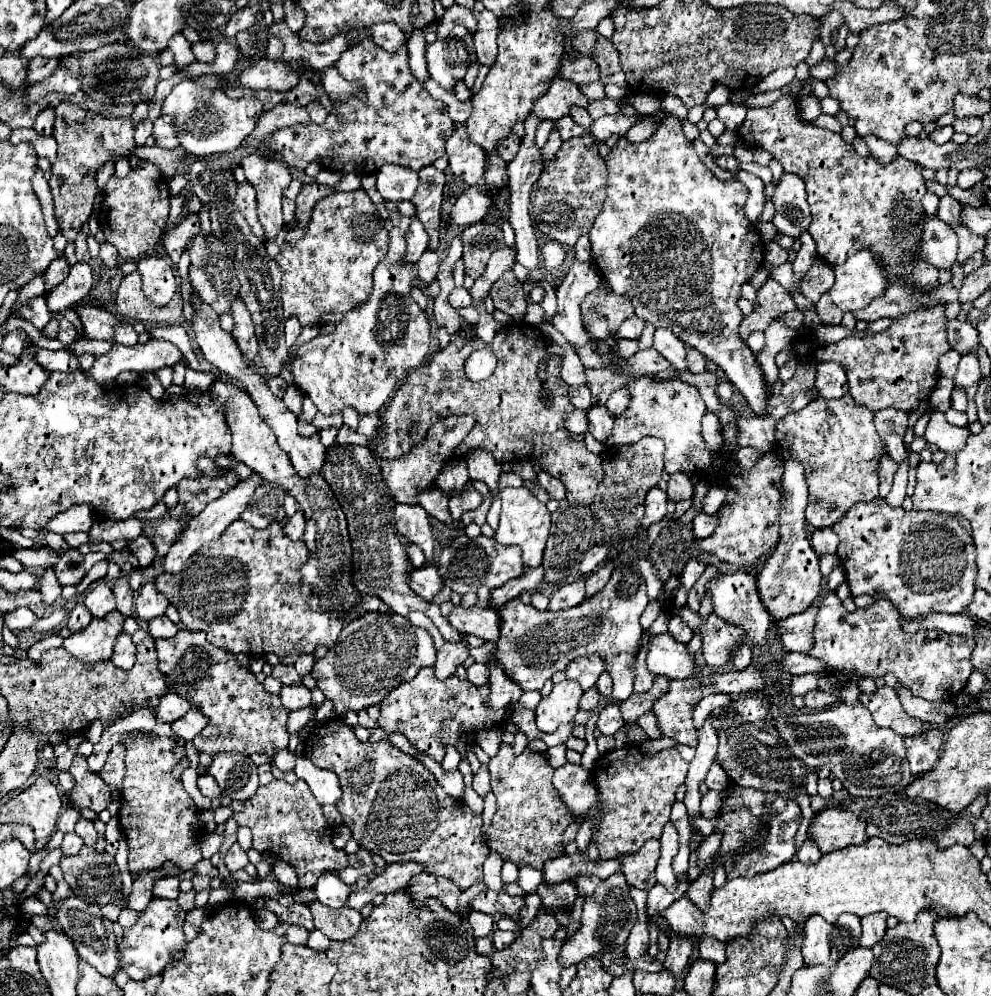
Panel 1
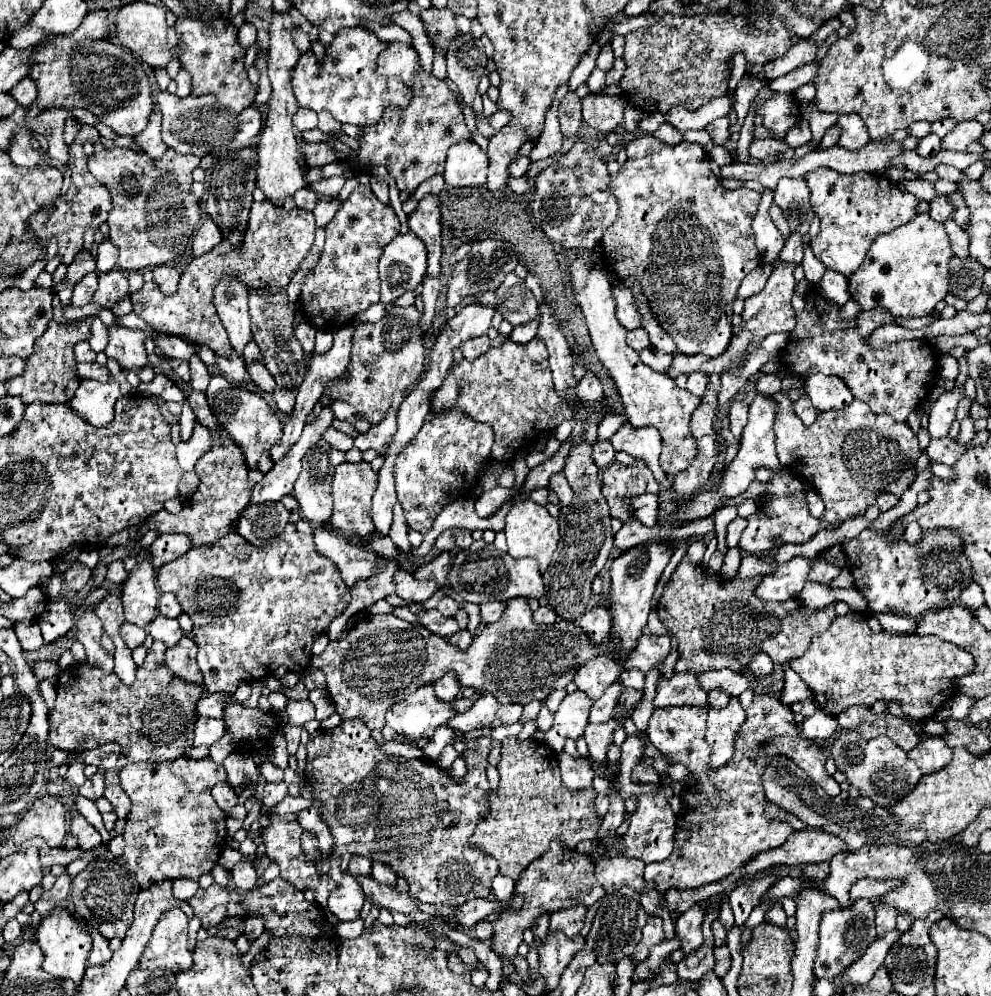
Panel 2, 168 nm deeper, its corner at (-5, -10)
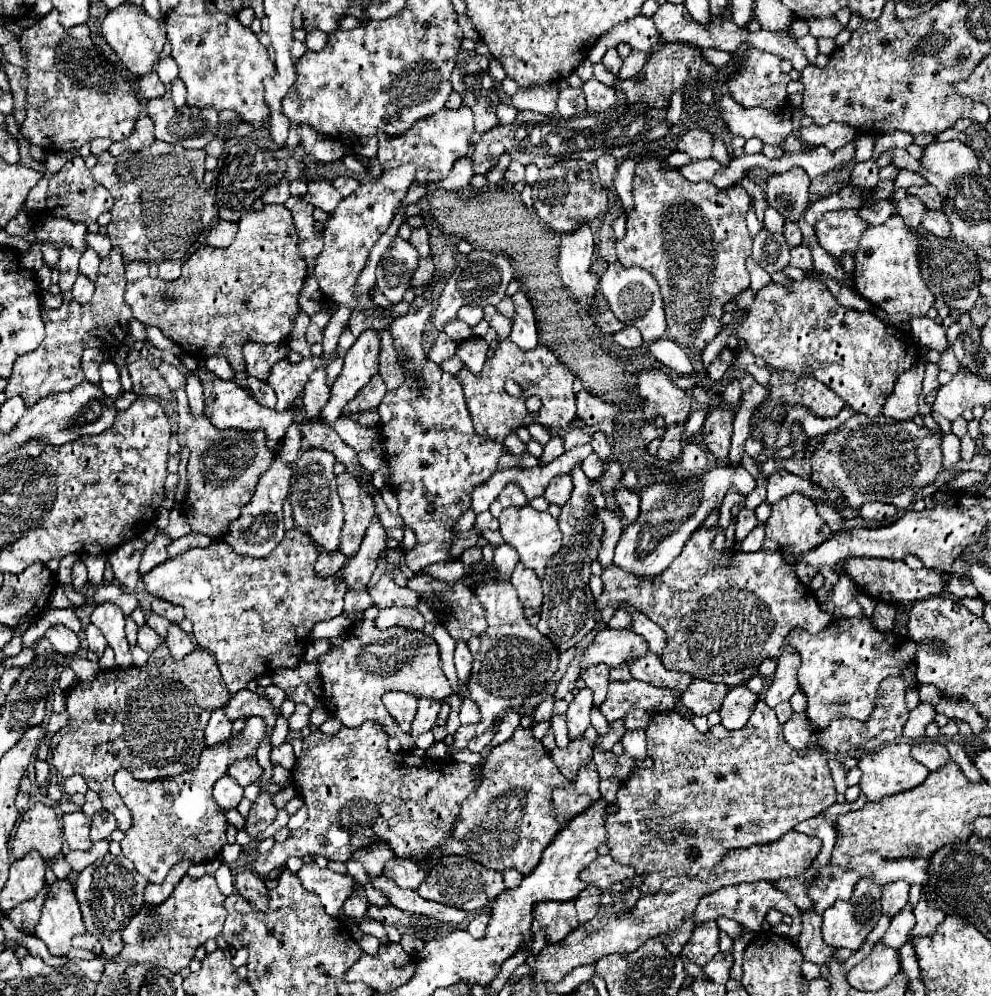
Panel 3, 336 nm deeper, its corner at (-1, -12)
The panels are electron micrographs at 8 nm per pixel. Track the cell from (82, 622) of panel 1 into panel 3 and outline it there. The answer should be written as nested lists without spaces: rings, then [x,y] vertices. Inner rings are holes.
[[[88,625],[88,627],[84,629],[84,635],[86,635],[88,649],[100,657],[100,655],[104,653],[104,647],[106,647],[106,639],[104,639],[104,635],[102,635],[94,625]]]

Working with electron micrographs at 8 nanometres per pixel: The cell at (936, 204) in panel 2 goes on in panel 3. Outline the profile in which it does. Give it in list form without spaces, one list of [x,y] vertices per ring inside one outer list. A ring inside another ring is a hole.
[[[906,195],[902,201],[894,203],[894,207],[896,207],[896,213],[902,215],[908,225],[920,225],[924,213],[928,211],[926,205],[916,195]]]

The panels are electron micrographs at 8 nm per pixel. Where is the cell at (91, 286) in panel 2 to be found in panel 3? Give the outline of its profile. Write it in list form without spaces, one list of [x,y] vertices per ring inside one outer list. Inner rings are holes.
[[[78,275],[76,283],[74,283],[74,289],[72,289],[72,297],[76,303],[80,305],[86,305],[92,301],[92,295],[94,295],[94,283],[84,277],[84,275]]]

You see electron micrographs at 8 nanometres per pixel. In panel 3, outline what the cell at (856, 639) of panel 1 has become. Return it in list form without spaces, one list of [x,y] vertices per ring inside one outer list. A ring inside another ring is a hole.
[[[868,617],[834,619],[826,629],[814,635],[796,627],[788,635],[788,643],[802,659],[796,677],[808,697],[806,715],[814,731],[826,729],[836,717],[866,719],[876,705],[878,687],[886,677],[902,677],[906,685],[916,685],[916,677],[908,679],[904,669],[914,667],[918,643],[894,631],[884,633],[874,629]]]

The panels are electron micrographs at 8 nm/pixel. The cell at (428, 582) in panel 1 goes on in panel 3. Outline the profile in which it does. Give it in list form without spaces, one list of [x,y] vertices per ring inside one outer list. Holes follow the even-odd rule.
[[[382,577],[372,589],[368,589],[376,607],[416,607],[420,595],[408,587],[396,585],[390,577]]]

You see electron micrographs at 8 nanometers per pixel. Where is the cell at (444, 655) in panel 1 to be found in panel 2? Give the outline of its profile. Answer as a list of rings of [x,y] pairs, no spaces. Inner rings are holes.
[[[452,673],[444,675],[442,679],[438,679],[438,681],[434,683],[434,695],[436,695],[438,699],[446,701],[446,703],[454,701],[456,695],[458,695],[458,691],[460,691],[460,683],[458,683],[458,679],[456,679]]]

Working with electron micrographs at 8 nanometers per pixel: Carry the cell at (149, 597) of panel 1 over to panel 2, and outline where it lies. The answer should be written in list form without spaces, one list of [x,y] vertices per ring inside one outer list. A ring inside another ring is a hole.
[[[162,593],[160,601],[158,601],[158,611],[166,617],[178,617],[182,613],[182,607],[180,607],[178,599],[174,597],[174,593]]]

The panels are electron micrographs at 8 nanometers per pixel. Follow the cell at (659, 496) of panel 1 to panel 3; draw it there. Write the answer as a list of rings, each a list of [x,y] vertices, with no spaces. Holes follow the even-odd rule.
[[[618,487],[614,491],[614,495],[616,495],[616,503],[620,505],[620,509],[622,509],[624,517],[628,519],[628,523],[634,523],[640,515],[640,497],[634,491],[628,491],[624,487]]]

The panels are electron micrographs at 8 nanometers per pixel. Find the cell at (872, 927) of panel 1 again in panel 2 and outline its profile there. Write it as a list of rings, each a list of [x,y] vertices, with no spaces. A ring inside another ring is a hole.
[[[882,903],[882,907],[876,907],[876,929],[878,935],[884,935],[890,929],[896,929],[896,915],[898,911],[886,903]]]

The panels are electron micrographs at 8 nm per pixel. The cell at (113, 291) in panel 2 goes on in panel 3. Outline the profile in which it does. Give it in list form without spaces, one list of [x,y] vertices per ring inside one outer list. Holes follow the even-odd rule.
[[[112,249],[106,259],[100,263],[100,271],[96,277],[96,291],[94,299],[88,305],[78,305],[76,301],[64,303],[60,309],[42,309],[44,323],[46,323],[46,337],[42,345],[18,357],[14,363],[12,375],[6,385],[6,397],[20,395],[24,405],[30,407],[38,403],[42,397],[56,395],[62,391],[70,391],[84,381],[84,373],[80,369],[82,351],[88,347],[118,347],[124,345],[124,337],[128,333],[126,321],[132,317],[130,307],[124,301],[126,291],[126,277],[124,277],[124,261],[118,249]]]

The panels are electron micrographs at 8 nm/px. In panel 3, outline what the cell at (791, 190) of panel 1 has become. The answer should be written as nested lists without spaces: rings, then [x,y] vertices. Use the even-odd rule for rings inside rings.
[[[802,167],[772,175],[766,181],[766,201],[786,221],[798,223],[808,207],[808,185],[810,177]]]

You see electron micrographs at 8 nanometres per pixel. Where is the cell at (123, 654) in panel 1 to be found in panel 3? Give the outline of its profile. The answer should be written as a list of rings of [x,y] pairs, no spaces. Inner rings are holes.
[[[110,601],[96,605],[92,615],[90,615],[90,623],[96,625],[104,633],[108,645],[114,649],[116,667],[130,669],[132,667],[132,655],[130,655],[128,641],[124,637],[124,613],[122,613],[122,609]]]

